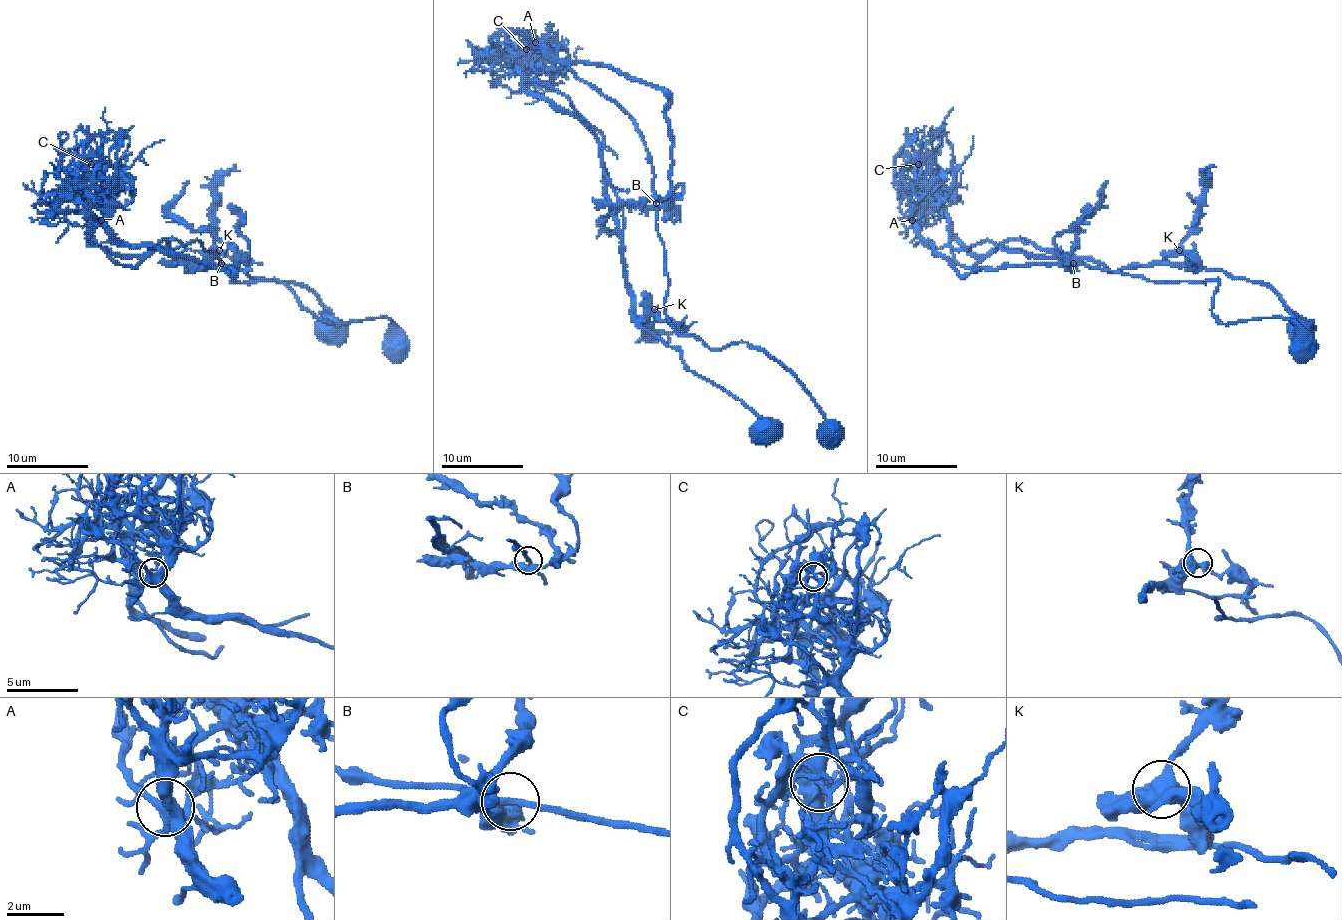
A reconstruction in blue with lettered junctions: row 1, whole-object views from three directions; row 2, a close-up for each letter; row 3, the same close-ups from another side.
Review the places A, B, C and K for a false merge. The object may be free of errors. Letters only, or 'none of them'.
C

